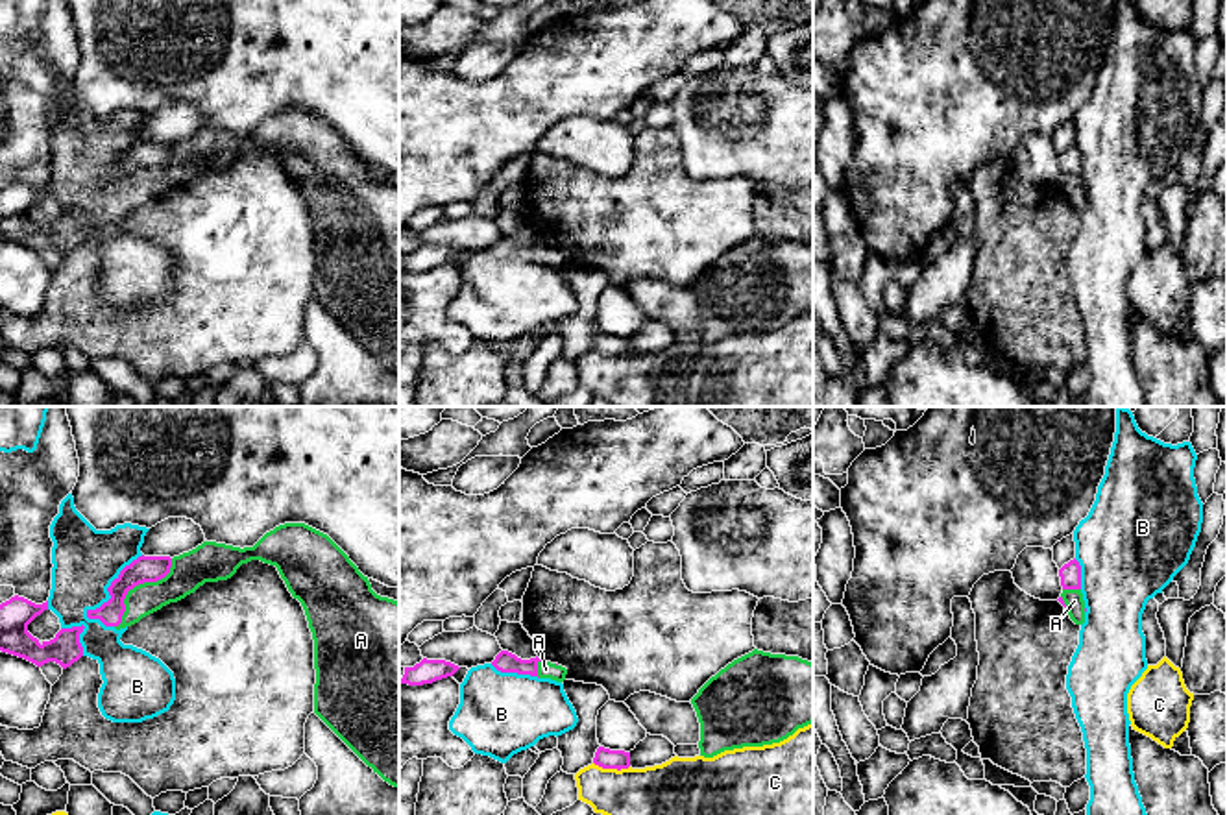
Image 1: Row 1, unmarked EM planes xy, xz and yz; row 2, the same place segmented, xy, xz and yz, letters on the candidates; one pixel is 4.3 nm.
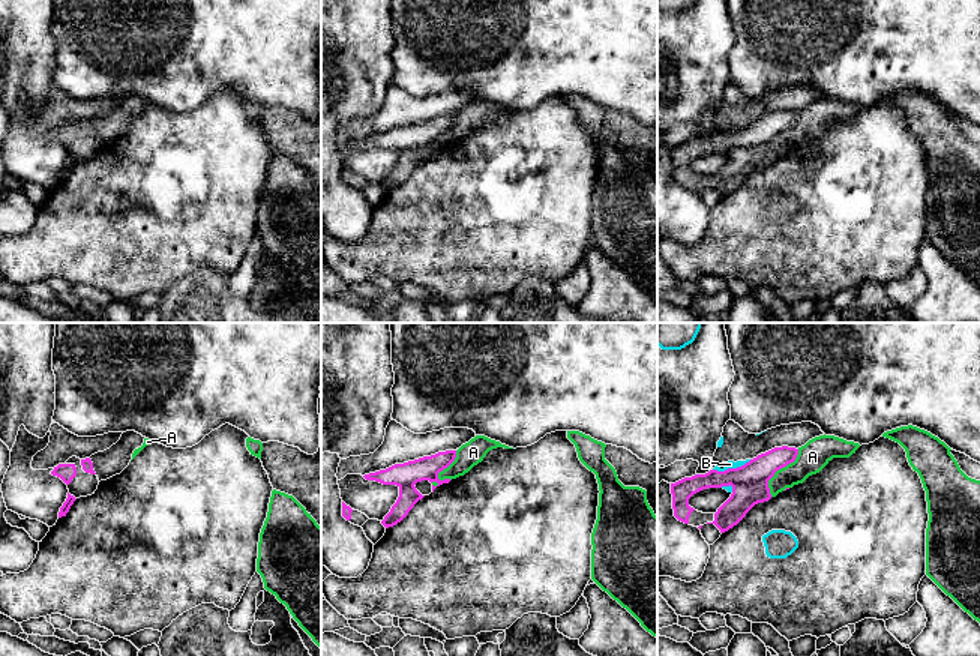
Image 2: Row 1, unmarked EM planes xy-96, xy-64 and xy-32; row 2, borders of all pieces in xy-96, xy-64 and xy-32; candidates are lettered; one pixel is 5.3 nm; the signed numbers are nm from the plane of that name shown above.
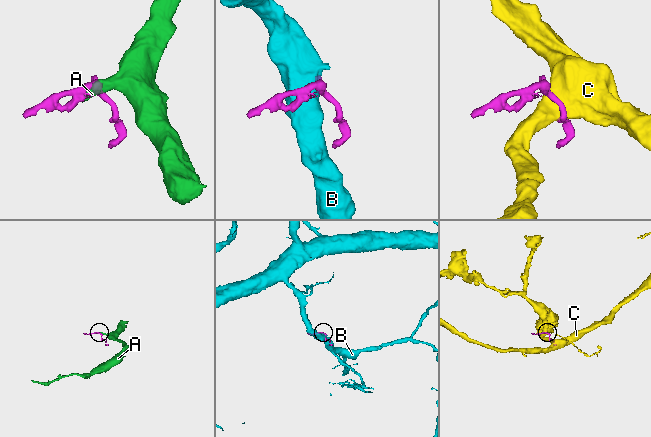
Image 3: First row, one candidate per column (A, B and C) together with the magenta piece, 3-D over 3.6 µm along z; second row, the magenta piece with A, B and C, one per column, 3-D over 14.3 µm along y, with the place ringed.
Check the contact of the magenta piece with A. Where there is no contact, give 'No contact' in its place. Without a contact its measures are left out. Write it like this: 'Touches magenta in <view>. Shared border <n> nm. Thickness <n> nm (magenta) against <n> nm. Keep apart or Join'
Touches magenta in xy. Shared border 400 nm. Thickness 110 nm (magenta) against 160 nm. Join

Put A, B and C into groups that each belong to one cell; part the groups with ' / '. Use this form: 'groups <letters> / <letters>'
groups A / B / C

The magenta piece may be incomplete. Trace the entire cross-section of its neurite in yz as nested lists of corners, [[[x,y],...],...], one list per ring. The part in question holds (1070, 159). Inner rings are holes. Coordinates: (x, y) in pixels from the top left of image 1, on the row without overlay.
[[[1074,144],[1059,155],[1063,179],[1057,185],[1075,211],[1085,209],[1085,187],[1081,179],[1081,152]]]

